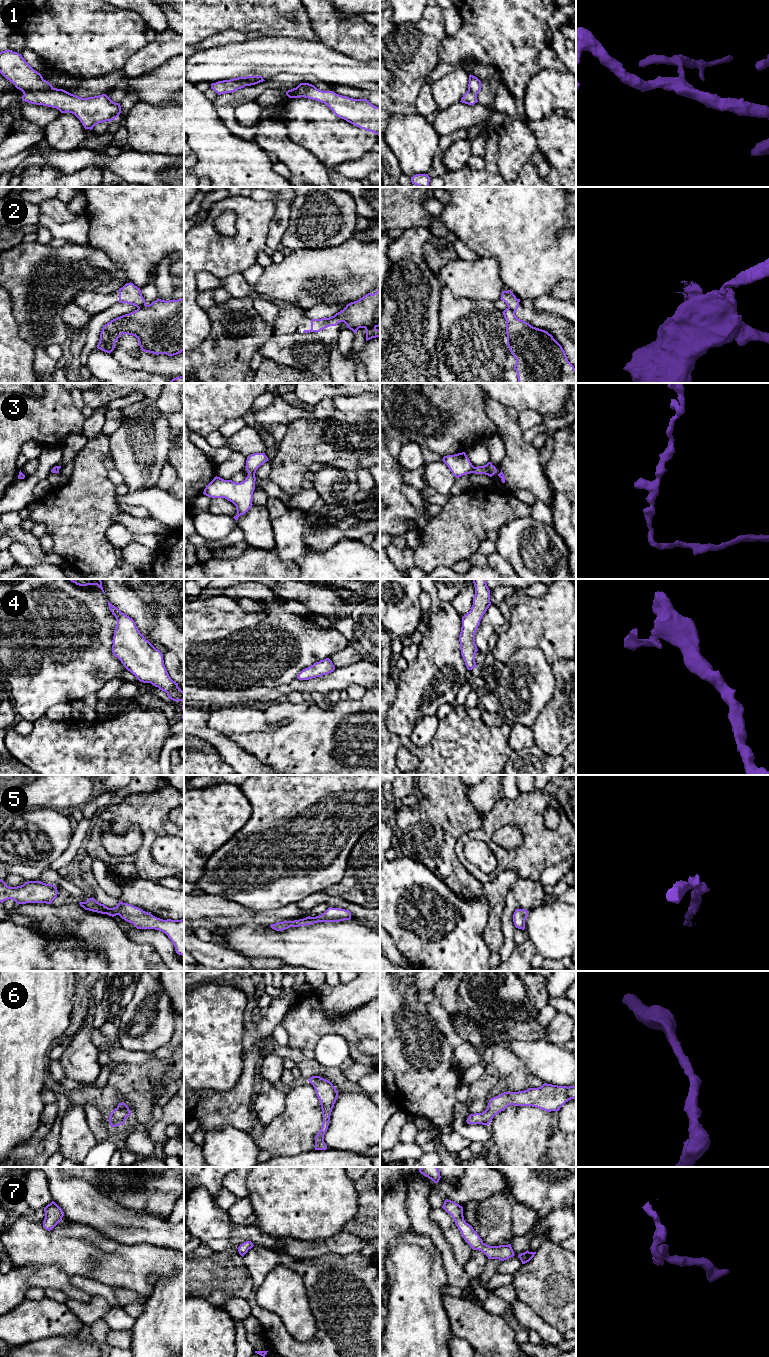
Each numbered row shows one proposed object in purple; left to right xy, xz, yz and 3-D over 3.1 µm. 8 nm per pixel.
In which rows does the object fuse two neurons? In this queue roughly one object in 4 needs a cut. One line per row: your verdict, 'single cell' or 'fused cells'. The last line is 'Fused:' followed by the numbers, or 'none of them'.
1: single cell
2: fused cells
3: single cell
4: single cell
5: single cell
6: single cell
7: single cell
Fused: 2

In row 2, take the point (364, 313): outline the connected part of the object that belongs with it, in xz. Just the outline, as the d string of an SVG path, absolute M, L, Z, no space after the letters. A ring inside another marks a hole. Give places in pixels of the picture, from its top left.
M380 288L374 294L368 293L359 300L347 304L335 316L340 318L355 334L359 328L364 328L366 330L366 341L380 337L380 330L376 329L380 326Z

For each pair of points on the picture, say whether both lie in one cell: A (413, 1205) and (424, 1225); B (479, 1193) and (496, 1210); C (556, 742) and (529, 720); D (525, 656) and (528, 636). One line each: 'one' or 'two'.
A: one
B: two
C: two
D: two

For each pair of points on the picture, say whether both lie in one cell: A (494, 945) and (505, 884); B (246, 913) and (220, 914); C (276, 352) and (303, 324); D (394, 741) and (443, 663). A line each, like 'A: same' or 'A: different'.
A: same
B: same
C: same
D: different

